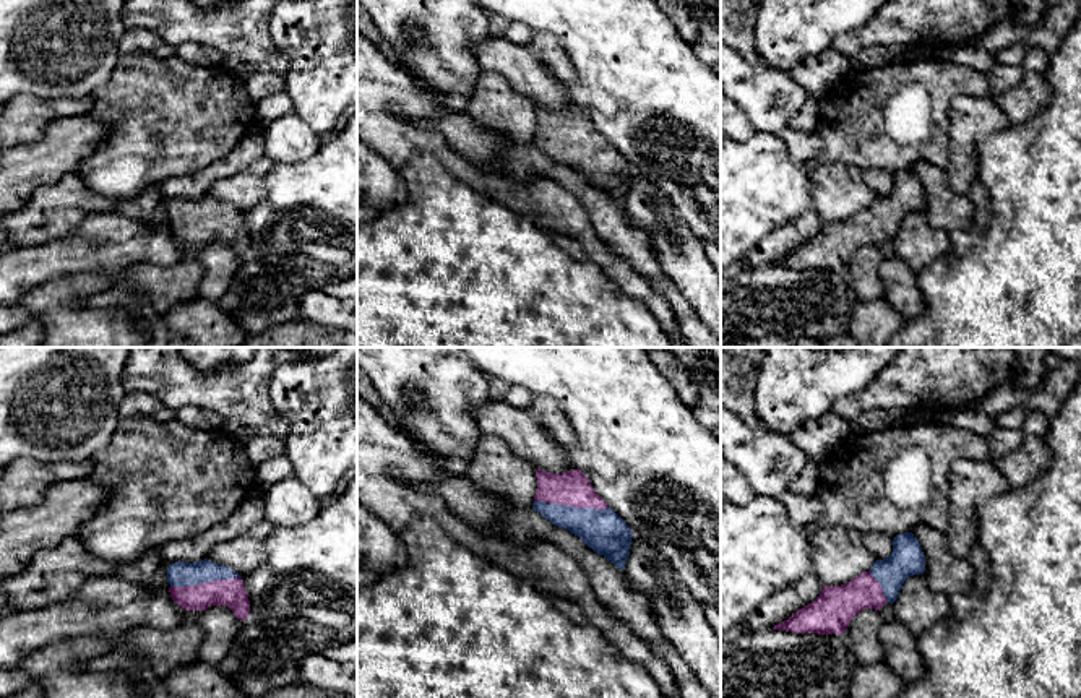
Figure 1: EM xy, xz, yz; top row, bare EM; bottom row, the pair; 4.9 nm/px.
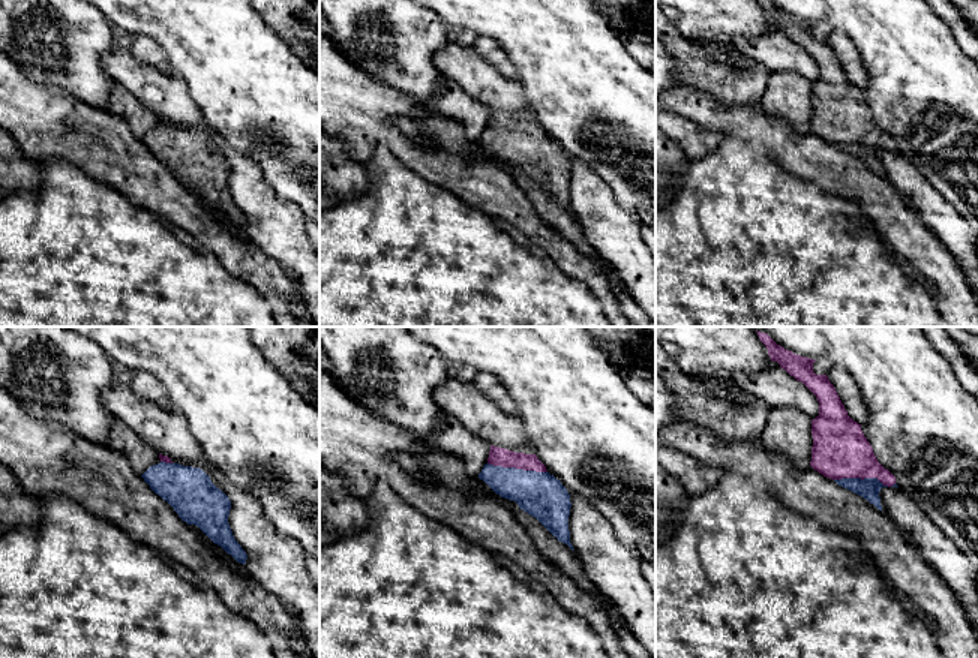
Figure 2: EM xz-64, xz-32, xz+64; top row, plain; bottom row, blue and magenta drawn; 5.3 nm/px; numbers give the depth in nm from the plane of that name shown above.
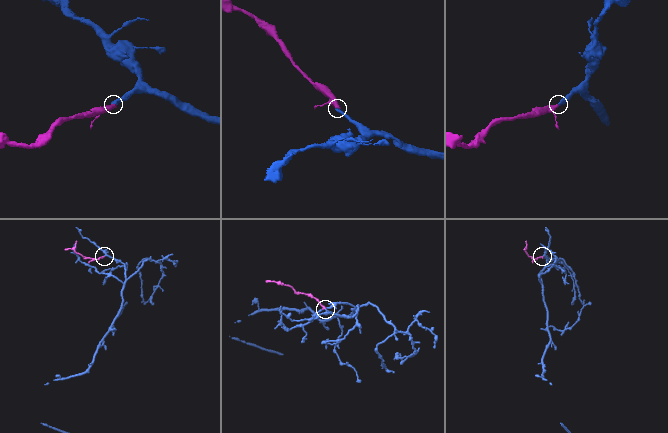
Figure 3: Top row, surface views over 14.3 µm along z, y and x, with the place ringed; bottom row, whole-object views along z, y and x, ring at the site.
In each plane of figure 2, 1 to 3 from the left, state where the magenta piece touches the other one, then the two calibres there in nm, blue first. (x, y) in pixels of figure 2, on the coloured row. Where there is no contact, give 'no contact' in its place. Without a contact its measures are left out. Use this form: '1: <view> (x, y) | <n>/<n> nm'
1: xz-64 (167, 463) | 260/40 nm
2: xz-32 (518, 469) | 240/100 nm
3: xz+64 (864, 478) | 110/300 nm

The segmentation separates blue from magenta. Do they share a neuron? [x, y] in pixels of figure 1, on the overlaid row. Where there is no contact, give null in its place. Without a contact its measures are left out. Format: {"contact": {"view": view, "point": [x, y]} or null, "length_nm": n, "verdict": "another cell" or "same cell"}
{"contact": {"view": "xz", "point": [572, 507]}, "length_nm": 380, "verdict": "same cell"}

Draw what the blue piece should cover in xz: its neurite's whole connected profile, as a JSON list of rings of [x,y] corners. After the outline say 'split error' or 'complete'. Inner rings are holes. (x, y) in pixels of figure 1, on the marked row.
[[[534,469],[537,492],[532,508],[555,526],[578,536],[589,549],[625,570],[633,532],[596,493],[579,469],[553,474]]]; split error

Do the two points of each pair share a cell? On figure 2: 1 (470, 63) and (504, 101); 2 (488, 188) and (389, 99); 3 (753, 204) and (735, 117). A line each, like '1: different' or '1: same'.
1: same
2: same
3: different

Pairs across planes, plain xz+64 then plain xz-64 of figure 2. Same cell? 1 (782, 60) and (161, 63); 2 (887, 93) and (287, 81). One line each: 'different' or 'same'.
1: different
2: same

